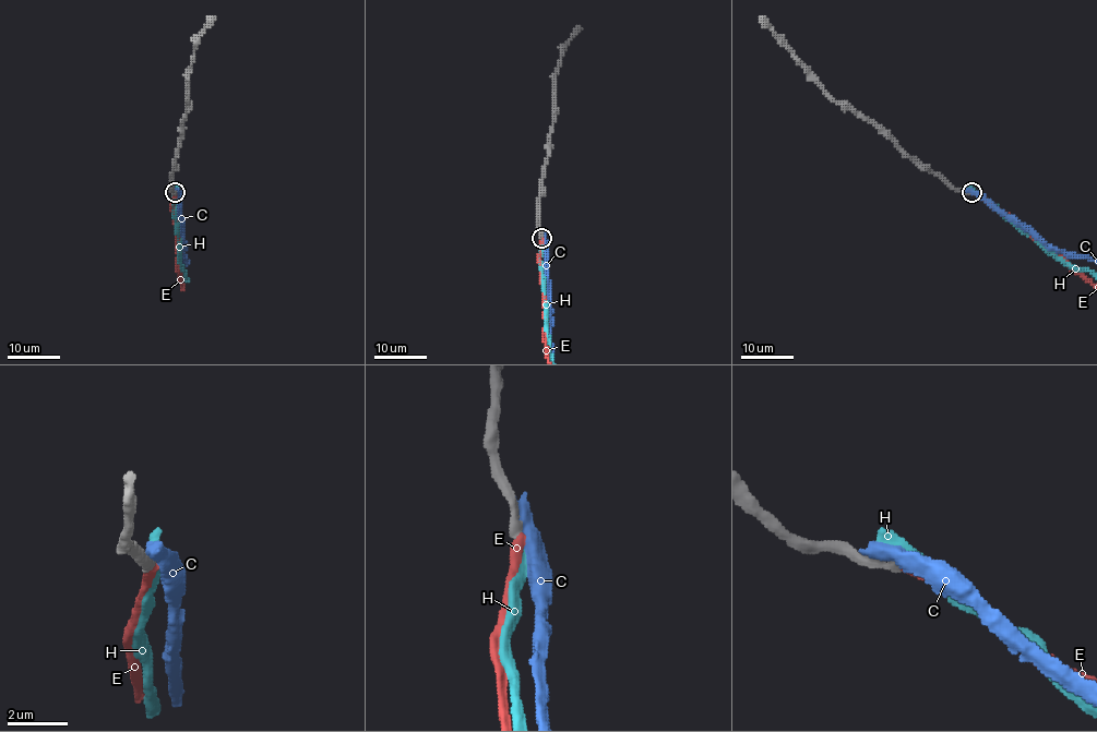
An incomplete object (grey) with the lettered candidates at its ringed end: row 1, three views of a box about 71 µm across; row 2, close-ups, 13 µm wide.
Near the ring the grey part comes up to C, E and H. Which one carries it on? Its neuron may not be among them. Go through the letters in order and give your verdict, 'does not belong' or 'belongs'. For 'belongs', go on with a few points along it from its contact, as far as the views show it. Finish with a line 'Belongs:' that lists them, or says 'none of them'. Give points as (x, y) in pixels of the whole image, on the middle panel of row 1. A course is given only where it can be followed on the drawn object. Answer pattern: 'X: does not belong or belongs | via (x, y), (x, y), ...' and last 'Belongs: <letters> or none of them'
C: does not belong
E: does not belong
H: does not belong
Belongs: none of them

